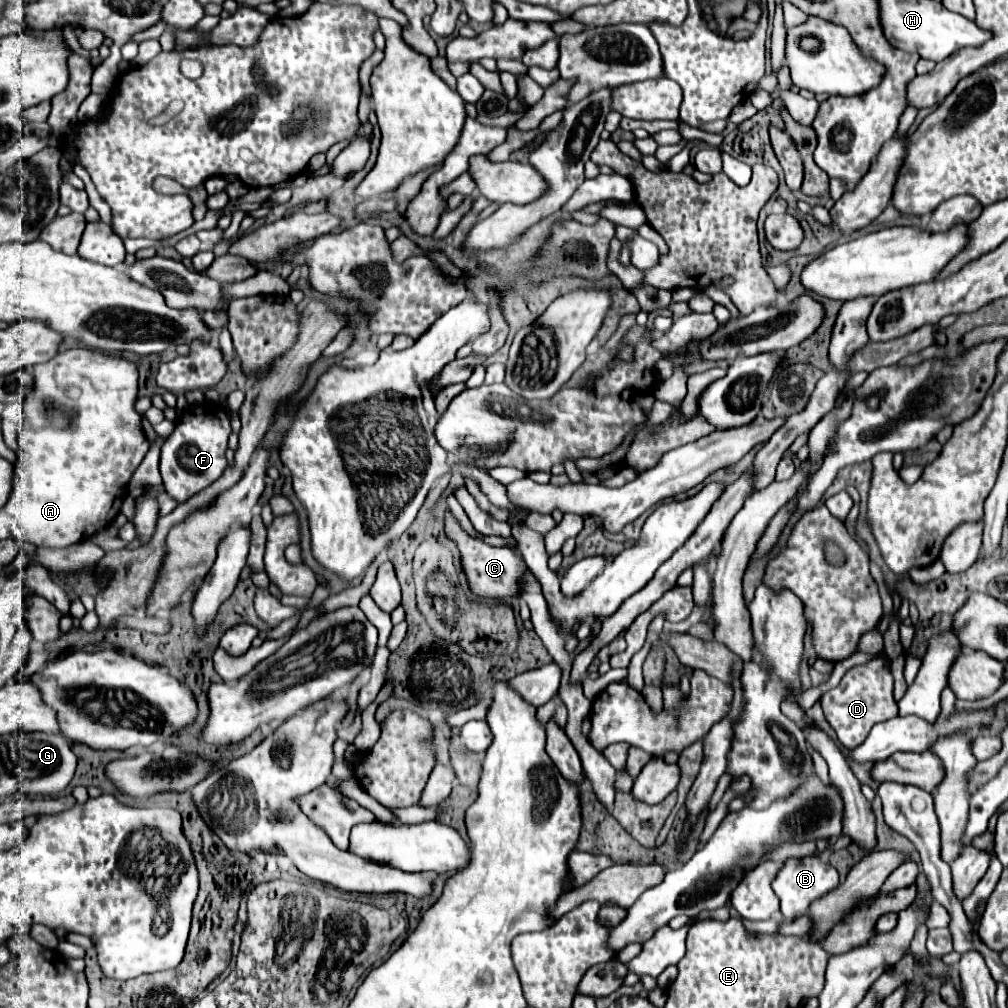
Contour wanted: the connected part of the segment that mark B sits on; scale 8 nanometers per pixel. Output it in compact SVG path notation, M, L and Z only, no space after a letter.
M808 855L802 859L786 859L782 869L776 873L772 881L772 889L780 899L780 911L784 921L794 921L800 915L806 915L810 903L826 895L834 887L838 887L838 871L830 863L824 863L818 855Z

